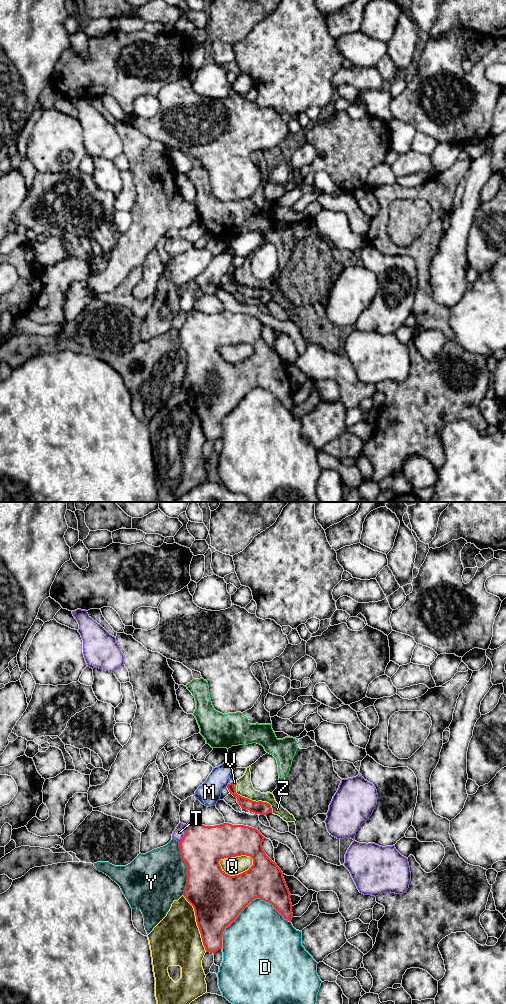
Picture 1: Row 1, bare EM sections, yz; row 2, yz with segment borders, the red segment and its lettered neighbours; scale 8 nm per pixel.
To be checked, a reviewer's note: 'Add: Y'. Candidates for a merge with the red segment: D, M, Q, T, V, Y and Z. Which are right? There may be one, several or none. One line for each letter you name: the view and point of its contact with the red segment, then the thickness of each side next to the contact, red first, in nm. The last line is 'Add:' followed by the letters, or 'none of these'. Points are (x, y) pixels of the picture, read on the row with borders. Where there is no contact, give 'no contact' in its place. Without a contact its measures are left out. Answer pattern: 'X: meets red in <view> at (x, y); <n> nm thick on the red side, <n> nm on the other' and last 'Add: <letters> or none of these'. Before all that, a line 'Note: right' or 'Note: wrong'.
Note: wrong
Add: none of these

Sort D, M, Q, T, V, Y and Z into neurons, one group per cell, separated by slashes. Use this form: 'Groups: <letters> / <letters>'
Groups: D / M / Q / T / V Z / Y

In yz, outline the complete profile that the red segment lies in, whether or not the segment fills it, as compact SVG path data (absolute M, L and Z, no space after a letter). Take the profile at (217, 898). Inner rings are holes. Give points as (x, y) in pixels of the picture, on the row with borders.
M191 821L187 824L187 830L179 842L181 858L187 866L187 884L183 896L193 906L203 945L206 952L215 953L222 949L222 935L228 927L254 899L260 898L269 902L287 921L293 918L290 892L283 877L283 872L264 852L262 842L265 837L255 828L244 825L232 825L223 823L215 826L205 826ZM246 855L253 859L253 865L245 872L230 876L226 874L219 864L224 858Z

